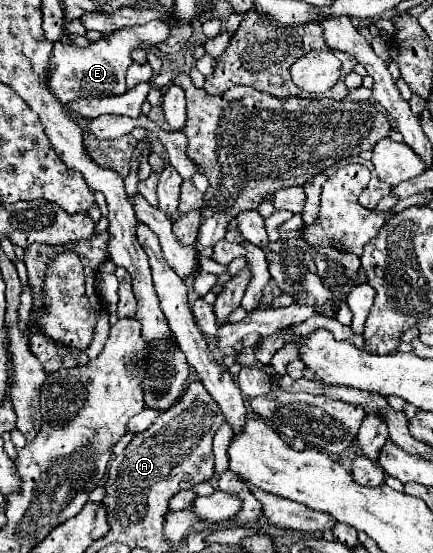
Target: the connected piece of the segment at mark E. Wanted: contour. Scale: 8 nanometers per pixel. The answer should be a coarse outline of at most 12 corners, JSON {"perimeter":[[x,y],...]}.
{"perimeter":[[167,21],[121,29],[91,47],[57,41],[49,87],[61,103],[121,95],[131,51]]}

